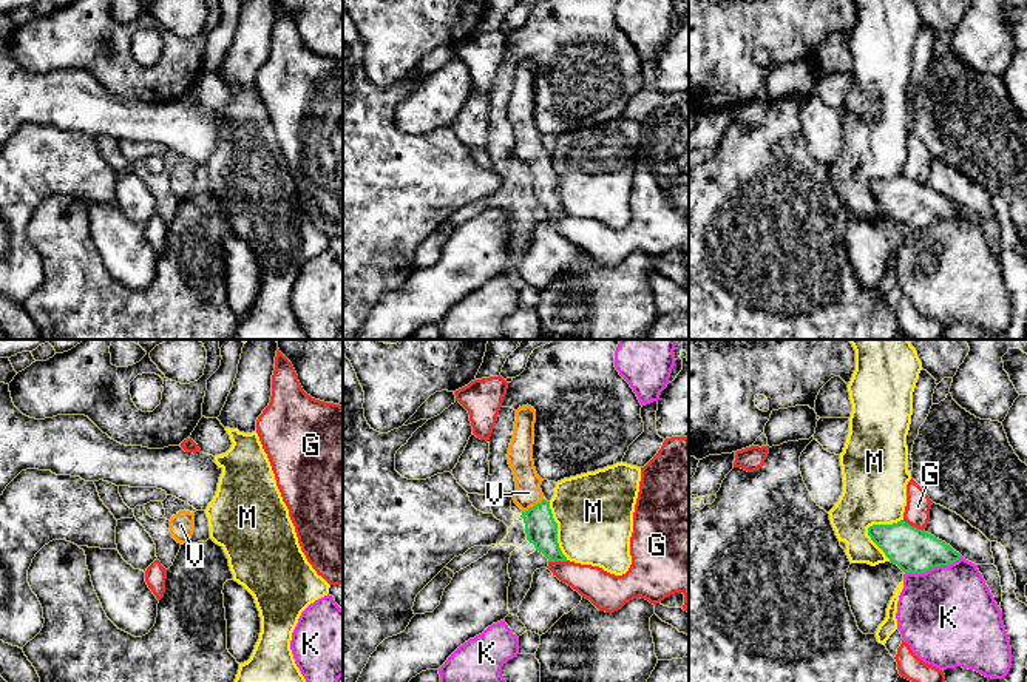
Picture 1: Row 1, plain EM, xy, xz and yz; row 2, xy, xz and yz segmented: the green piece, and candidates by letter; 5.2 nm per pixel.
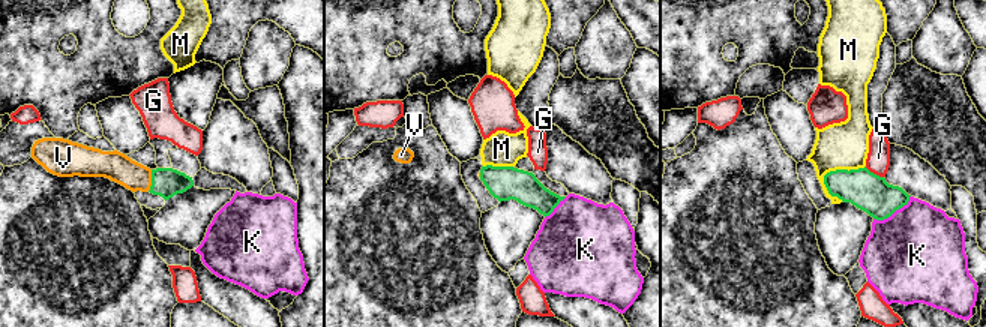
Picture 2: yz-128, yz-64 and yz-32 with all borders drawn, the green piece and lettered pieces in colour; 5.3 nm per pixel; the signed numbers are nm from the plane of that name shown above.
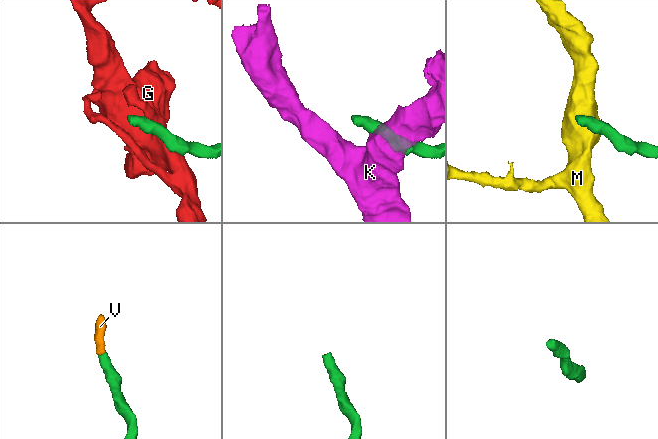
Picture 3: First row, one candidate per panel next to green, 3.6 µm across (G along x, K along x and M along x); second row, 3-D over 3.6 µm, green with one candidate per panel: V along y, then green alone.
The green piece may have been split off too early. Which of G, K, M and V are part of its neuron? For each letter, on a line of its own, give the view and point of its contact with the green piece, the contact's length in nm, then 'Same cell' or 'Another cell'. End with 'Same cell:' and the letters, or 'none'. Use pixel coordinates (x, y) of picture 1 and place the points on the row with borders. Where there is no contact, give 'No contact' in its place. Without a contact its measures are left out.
G: Touches green at yz (913, 526). Shared border 130 nm. Another cell
K: Touches green at yz (933, 567). Shared border 300 nm. Another cell
M: Touches green at yz (868, 528). Shared border 240 nm. Another cell
V: Touches green at xz (533, 506). Shared border 140 nm. Same cell
Same cell: V

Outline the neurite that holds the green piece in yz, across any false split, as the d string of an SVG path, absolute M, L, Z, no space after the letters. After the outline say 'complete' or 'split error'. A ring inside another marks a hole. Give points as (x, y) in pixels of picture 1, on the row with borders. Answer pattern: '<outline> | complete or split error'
M903 520L873 525L868 528L868 535L903 572L922 574L961 559L950 545Z | complete

